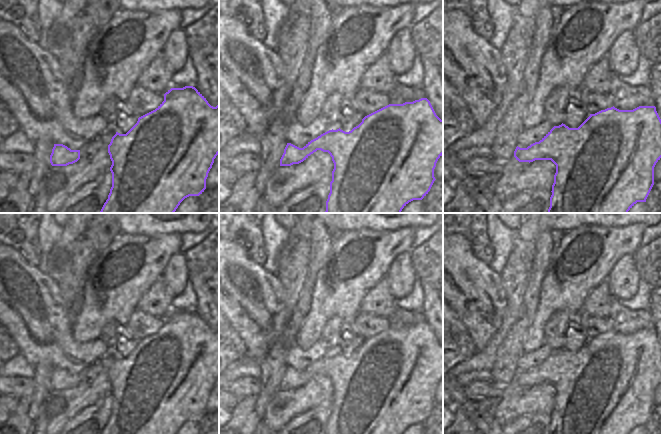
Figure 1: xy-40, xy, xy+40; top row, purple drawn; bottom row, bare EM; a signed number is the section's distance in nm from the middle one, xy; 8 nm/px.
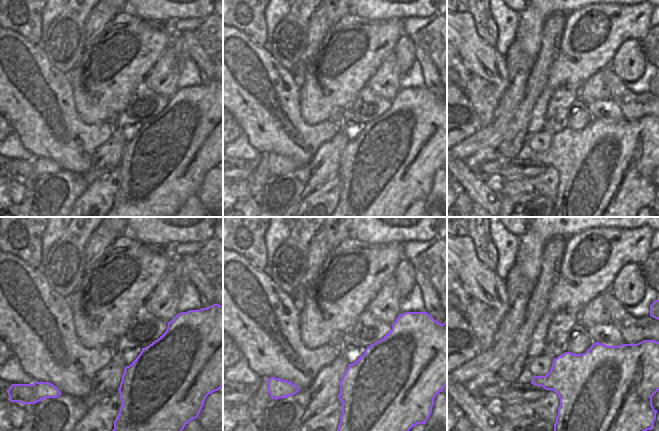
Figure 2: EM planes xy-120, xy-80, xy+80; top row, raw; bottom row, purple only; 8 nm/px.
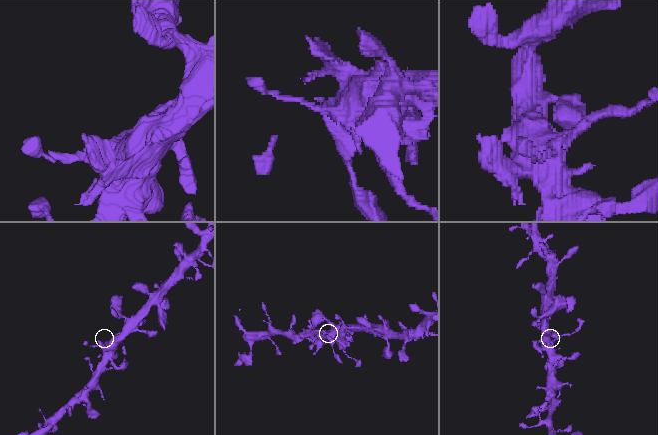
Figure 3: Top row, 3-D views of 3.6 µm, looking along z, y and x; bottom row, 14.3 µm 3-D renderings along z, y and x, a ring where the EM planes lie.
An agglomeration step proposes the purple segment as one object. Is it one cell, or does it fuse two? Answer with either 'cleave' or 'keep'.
cleave

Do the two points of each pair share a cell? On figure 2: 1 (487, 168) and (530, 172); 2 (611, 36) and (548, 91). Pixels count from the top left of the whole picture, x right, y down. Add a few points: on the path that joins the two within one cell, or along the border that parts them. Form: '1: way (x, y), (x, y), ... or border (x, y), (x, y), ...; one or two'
1: way (498, 168), (519, 170); one
2: way (595, 48), (586, 52), (563, 75); one

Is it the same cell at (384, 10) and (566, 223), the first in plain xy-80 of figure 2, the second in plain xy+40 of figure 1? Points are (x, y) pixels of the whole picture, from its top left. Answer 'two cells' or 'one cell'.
one cell

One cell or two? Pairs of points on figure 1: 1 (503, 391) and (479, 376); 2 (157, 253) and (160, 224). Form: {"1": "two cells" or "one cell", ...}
{"1": "two cells", "2": "two cells"}

